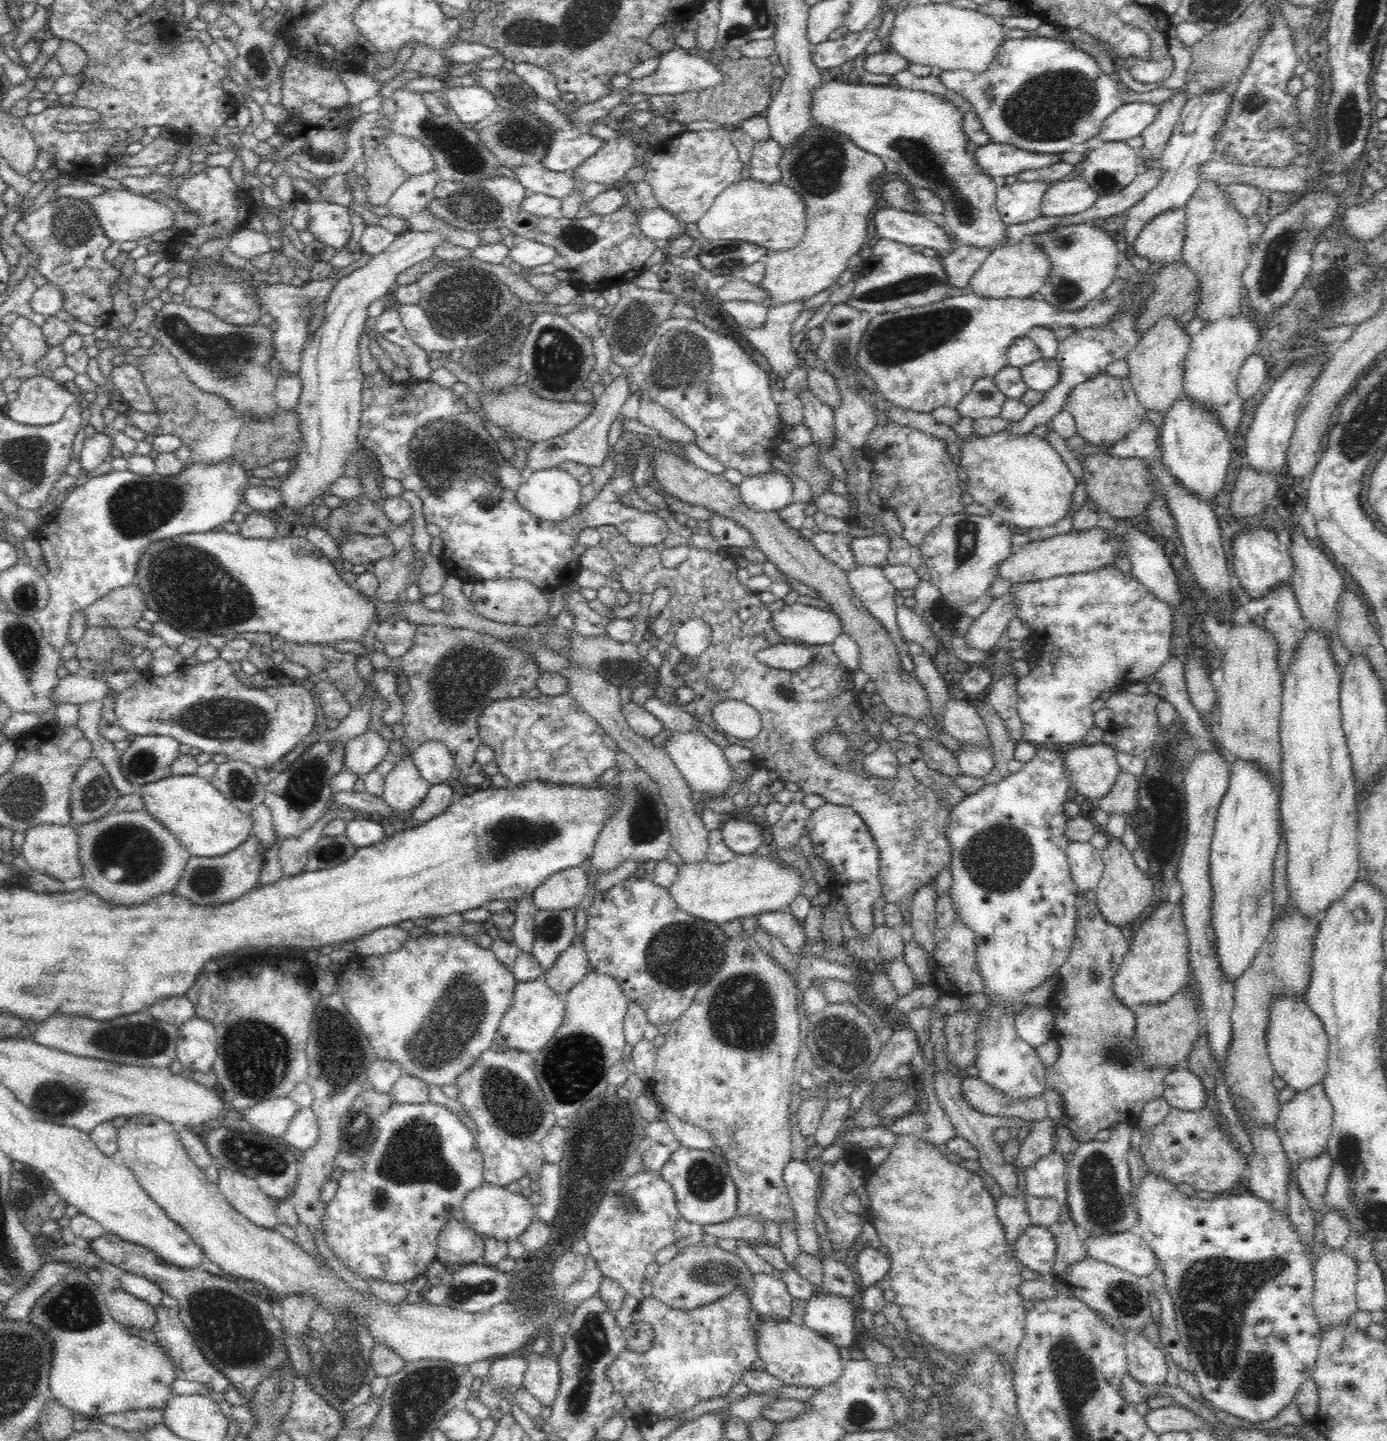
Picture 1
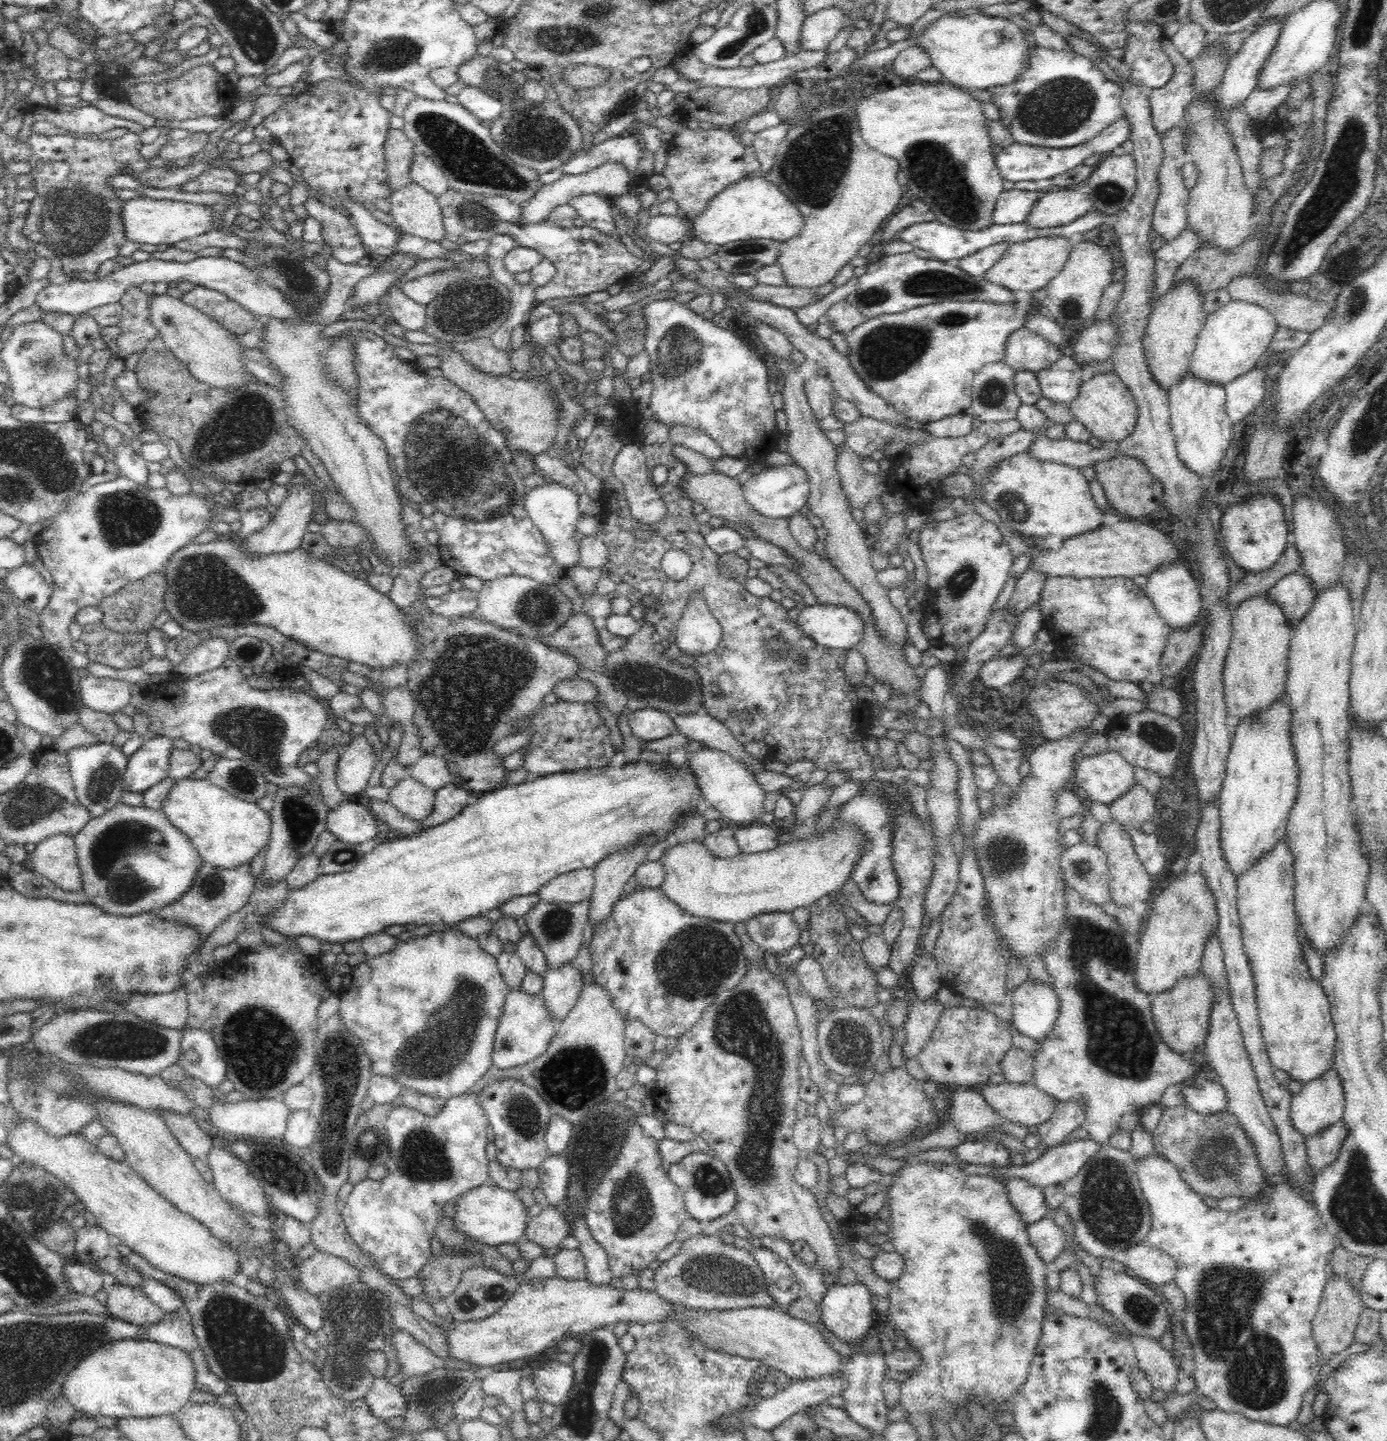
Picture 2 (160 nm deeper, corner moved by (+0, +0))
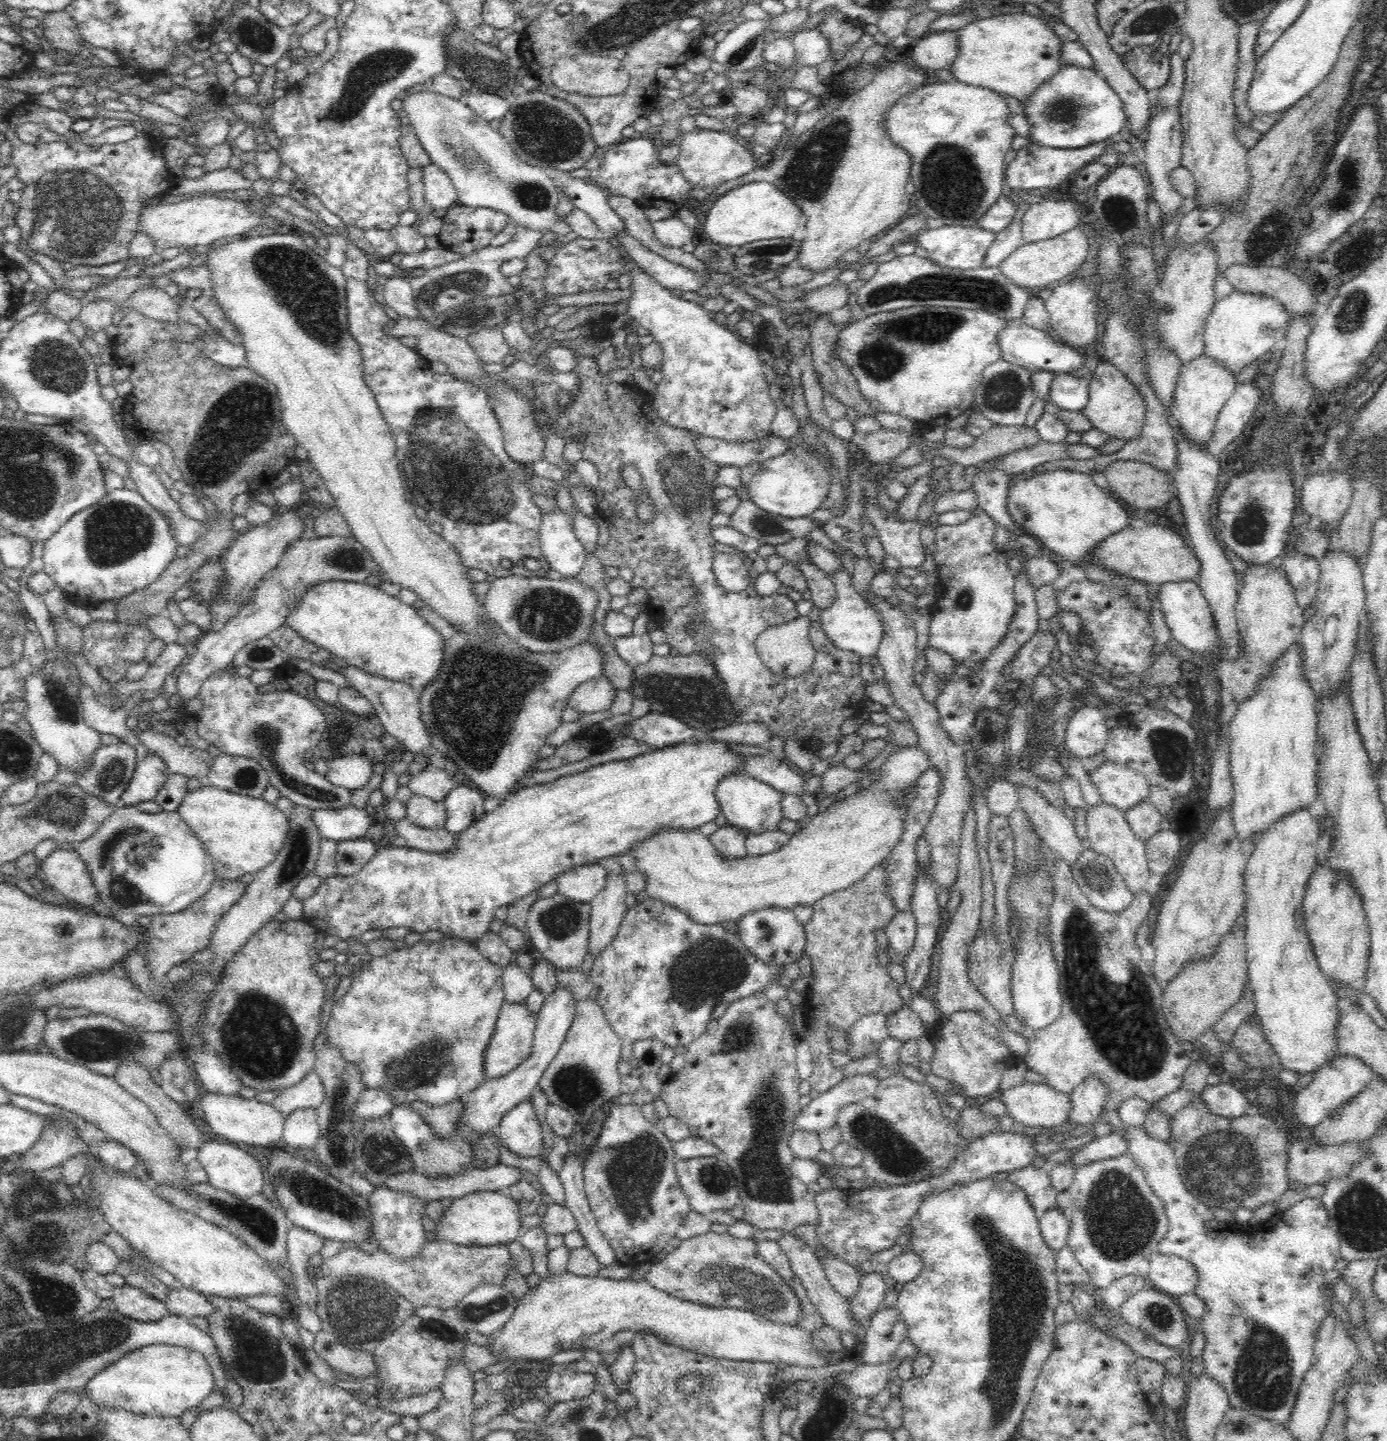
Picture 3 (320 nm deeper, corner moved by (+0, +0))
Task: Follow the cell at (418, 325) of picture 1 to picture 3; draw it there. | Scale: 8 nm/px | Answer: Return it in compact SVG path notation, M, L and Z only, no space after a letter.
M390 277L380 282L383 286L385 303L396 311L398 316L404 318L418 317L416 299L413 295L413 288L408 279Z

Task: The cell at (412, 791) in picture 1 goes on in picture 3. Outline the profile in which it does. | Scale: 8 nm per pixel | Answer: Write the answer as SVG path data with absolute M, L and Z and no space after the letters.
M413 794L404 805L407 818L418 827L428 831L445 829L447 814L443 802L434 802L426 797Z

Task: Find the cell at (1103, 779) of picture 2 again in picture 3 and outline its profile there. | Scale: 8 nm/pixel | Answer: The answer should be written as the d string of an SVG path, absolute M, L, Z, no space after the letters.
M1106 761L1091 777L1098 787L1101 800L1124 812L1150 796L1151 786L1145 776L1120 764Z

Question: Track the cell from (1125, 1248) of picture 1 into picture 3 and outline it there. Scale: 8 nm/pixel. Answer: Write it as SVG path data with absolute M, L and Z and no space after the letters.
M1159 1252L1148 1258L1144 1273L1154 1282L1155 1290L1174 1298L1195 1294L1200 1278L1198 1270L1189 1260Z

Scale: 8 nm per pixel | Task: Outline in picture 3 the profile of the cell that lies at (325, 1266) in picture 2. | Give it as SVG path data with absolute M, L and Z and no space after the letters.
M438 1238L424 1240L416 1256L396 1258L380 1249L367 1253L361 1248L353 1247L340 1251L334 1258L325 1260L313 1273L314 1276L354 1276L373 1278L391 1286L404 1297L414 1310L424 1306L434 1306L440 1310L456 1308L466 1295L482 1285L505 1285L507 1274L515 1269L515 1261L507 1245L490 1247L460 1246Z

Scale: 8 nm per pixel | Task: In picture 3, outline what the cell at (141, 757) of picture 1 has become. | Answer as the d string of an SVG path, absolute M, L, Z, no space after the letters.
M154 753L138 760L135 773L128 788L122 793L120 802L124 807L135 807L143 802L154 801L169 773L166 763Z

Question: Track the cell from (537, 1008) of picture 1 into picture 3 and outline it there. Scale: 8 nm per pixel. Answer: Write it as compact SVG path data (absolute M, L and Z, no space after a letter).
M503 1002L500 1012L497 1014L494 1032L484 1050L484 1073L485 1081L498 1079L507 1076L526 1056L530 1054L534 1032L536 1028L536 1018L530 1015L526 1005L512 1005Z

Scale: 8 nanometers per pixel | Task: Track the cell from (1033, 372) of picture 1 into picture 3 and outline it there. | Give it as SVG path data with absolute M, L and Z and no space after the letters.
M1057 373L1050 388L1049 399L1062 411L1083 412L1090 398L1090 384L1084 377Z

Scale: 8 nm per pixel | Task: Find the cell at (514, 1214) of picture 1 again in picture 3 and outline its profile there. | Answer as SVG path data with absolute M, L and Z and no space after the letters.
M490 1191L473 1192L454 1199L452 1204L445 1208L438 1223L434 1223L436 1236L440 1241L469 1247L507 1245L523 1231L516 1202L510 1195Z

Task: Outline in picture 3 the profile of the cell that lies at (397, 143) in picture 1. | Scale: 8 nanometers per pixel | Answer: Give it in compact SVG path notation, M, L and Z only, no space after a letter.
M433 163L425 168L423 194L424 203L430 211L446 213L458 203L452 180Z

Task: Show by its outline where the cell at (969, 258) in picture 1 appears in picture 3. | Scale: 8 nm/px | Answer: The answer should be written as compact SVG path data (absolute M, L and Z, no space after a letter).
M1018 200L1018 207L1010 224L995 234L994 241L989 247L986 256L986 267L999 266L1008 256L1011 256L1022 245L1021 228L1024 215L1028 212L1030 204Z

